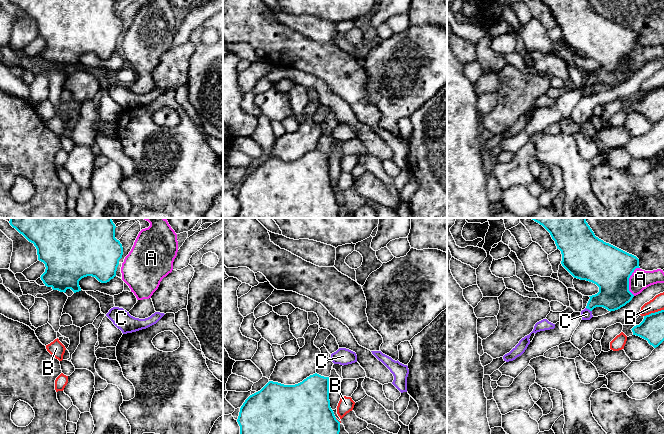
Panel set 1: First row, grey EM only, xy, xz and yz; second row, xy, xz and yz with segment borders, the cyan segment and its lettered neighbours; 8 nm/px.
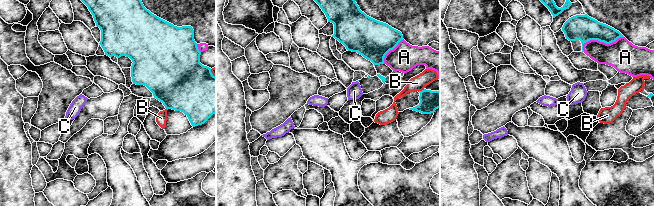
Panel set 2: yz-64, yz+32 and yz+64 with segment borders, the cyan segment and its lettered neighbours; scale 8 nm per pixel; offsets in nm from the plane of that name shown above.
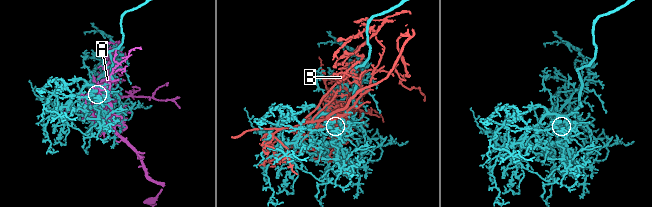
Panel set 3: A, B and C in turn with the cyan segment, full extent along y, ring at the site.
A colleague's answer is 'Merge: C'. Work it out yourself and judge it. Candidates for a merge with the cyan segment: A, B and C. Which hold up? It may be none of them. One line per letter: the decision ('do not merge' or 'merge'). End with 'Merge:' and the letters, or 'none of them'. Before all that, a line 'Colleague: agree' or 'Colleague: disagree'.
Colleague: agree
A: do not merge
B: do not merge
C: merge
Merge: C

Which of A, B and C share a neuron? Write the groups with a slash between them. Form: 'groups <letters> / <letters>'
groups A / B / C

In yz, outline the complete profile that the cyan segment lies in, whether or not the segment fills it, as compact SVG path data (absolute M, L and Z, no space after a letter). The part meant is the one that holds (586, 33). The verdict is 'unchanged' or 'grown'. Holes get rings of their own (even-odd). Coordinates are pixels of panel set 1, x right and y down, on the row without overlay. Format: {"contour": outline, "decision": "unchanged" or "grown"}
{"contour": "M540 0L551 11L562 30L562 42L574 53L596 60L599 68L590 75L581 87L582 96L590 96L592 86L603 83L615 87L629 79L634 71L629 67L629 54L639 43L639 35L595 12L588 0Z", "decision": "grown"}

